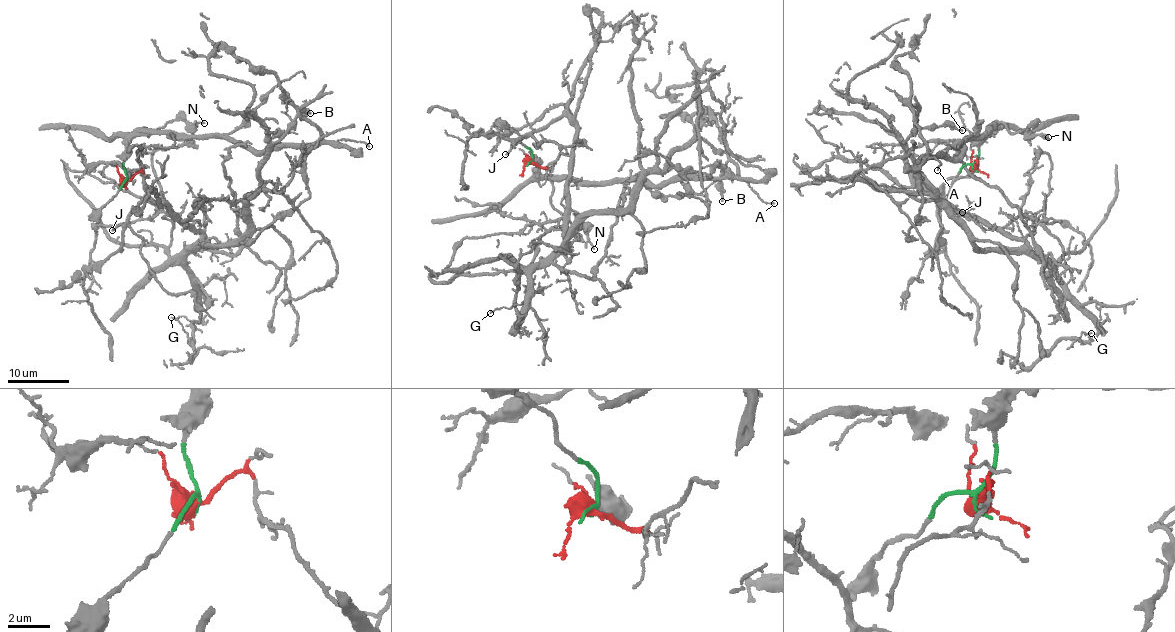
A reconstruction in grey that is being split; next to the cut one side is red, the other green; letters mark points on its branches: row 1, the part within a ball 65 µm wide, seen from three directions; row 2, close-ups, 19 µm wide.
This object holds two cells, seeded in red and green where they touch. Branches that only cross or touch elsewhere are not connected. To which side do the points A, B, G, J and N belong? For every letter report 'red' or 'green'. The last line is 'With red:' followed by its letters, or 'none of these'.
A: green
B: green
G: red
J: red
N: green
With red: G, J

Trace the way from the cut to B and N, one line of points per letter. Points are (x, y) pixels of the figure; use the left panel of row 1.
B: (126, 183), (123, 156), (134, 135), (230, 139), (266, 152), (312, 146), (320, 133), (301, 112), (310, 113)
N: (126, 183), (123, 156), (129, 140), (142, 128), (148, 134), (175, 119), (184, 119), (191, 125), (204, 122)

